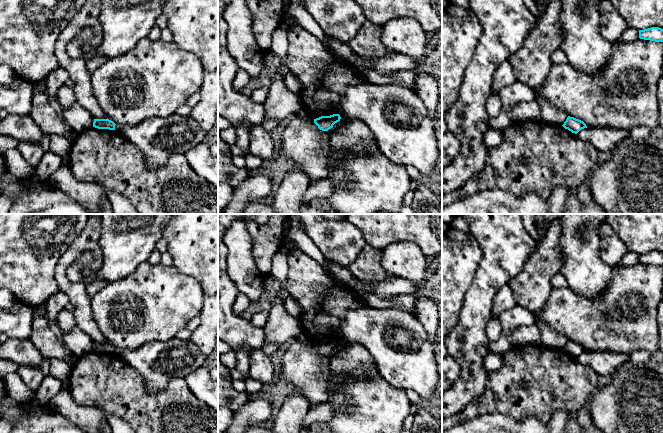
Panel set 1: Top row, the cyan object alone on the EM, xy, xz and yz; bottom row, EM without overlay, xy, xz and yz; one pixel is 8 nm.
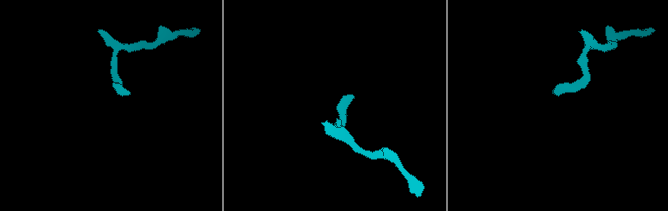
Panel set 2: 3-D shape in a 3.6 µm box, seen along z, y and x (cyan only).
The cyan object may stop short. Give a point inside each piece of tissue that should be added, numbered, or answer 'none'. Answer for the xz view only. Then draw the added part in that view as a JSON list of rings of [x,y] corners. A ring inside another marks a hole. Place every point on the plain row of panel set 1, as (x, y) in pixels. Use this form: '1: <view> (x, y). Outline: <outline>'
none

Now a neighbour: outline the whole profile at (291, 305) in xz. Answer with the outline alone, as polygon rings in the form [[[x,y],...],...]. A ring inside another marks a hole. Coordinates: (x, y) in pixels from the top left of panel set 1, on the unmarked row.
[[[290,295],[284,301],[284,308],[287,311],[287,313],[293,317],[298,318],[301,315],[301,306],[297,302],[297,300],[295,300]]]

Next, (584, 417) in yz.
[[[588,406],[583,407],[576,413],[577,413],[577,420],[582,430],[588,430],[589,427],[593,424],[589,407]]]

